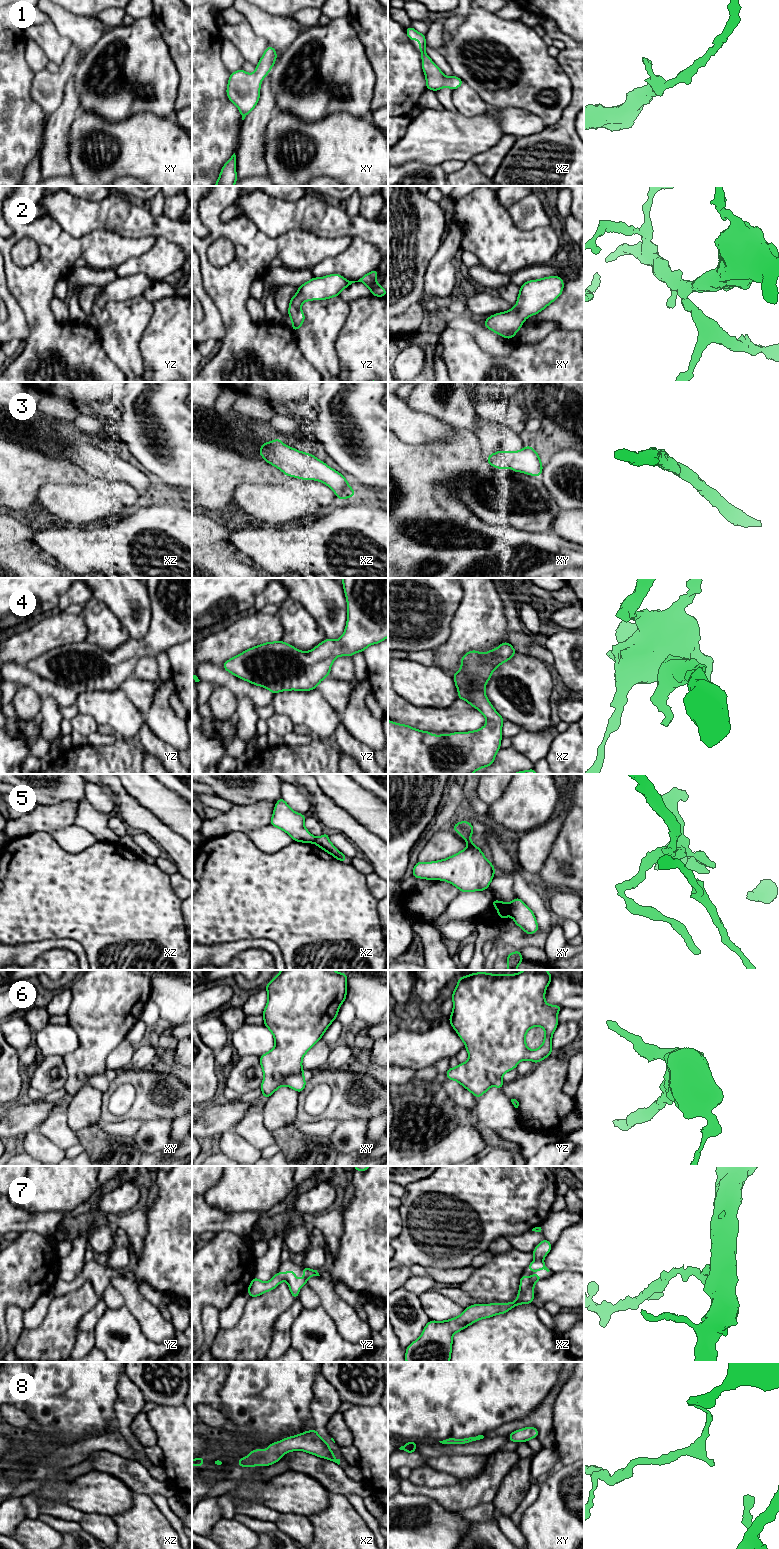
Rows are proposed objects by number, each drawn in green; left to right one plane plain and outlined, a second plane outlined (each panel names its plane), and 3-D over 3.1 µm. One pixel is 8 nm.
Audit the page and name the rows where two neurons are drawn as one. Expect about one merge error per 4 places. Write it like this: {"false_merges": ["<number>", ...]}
{"false_merges": ["5", "6"]}

